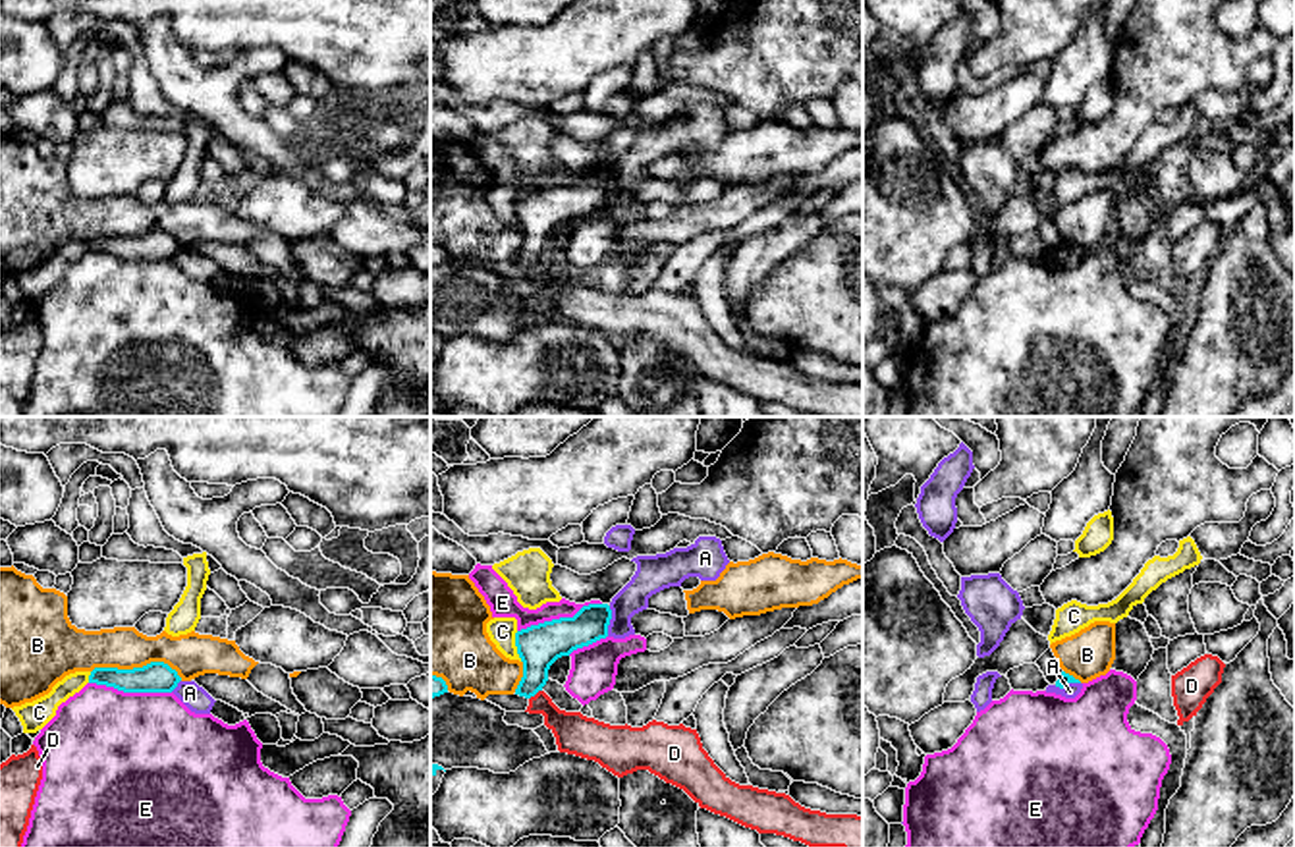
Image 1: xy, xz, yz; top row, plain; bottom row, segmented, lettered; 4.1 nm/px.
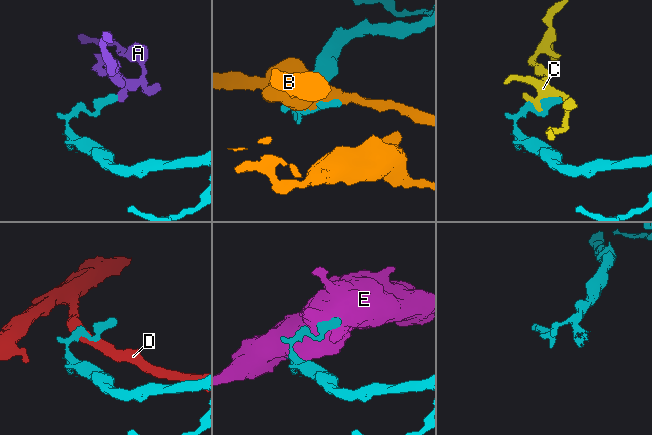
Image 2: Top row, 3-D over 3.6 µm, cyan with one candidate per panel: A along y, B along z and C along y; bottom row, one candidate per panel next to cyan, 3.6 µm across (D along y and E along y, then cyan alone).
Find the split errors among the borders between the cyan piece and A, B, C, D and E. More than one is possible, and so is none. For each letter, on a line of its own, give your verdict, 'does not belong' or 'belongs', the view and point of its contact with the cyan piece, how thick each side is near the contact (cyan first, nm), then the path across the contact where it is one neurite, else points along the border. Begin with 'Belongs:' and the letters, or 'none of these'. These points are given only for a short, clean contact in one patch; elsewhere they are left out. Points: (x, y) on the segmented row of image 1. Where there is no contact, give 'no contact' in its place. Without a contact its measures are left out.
Belongs: none of these
A: does not belong; meets cyan in xz at (608, 622); 160 nm thick on the cyan side, 130 nm on the other; border along xz (610, 606), (606, 635)
B: does not belong; meets cyan in xy at (137, 668); 130 nm thick on the cyan side, 180 nm on the other
C: does not belong; meets cyan in xz at (516, 645); 180 nm thick on the cyan side, 110 nm on the other
D: does not belong; meets cyan in xz at (535, 693); 180 nm thick on the cyan side, 170 nm on the other
E: does not belong; meets cyan in xz at (560, 618); 180 nm thick on the cyan side, 120 nm on the other

